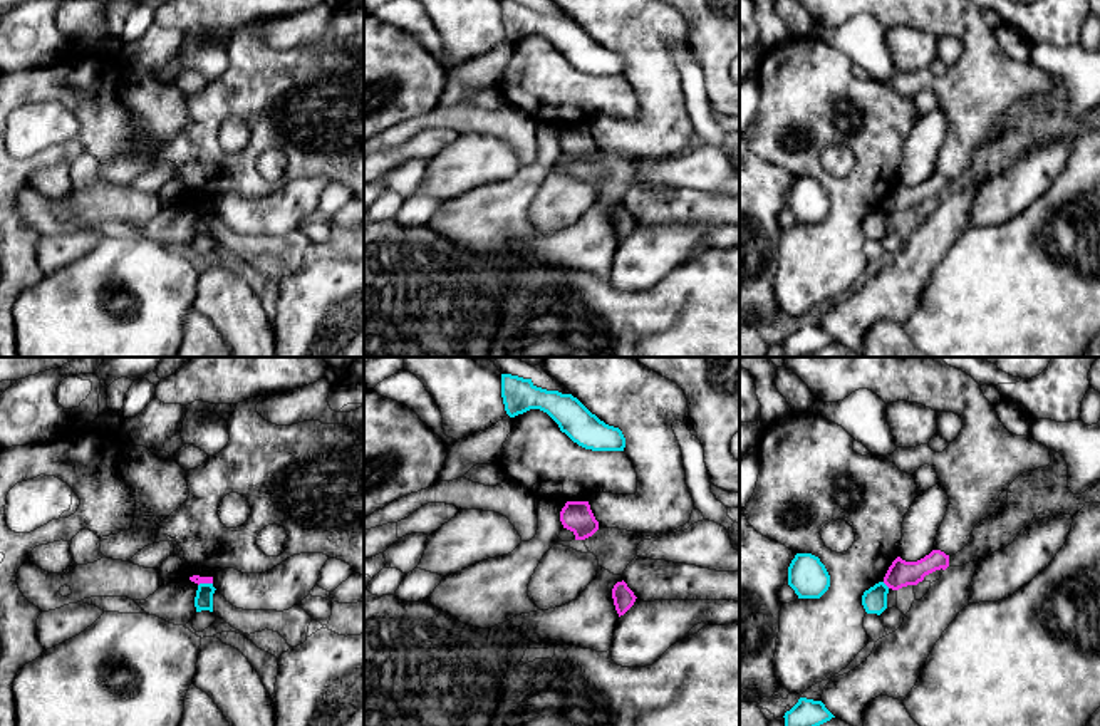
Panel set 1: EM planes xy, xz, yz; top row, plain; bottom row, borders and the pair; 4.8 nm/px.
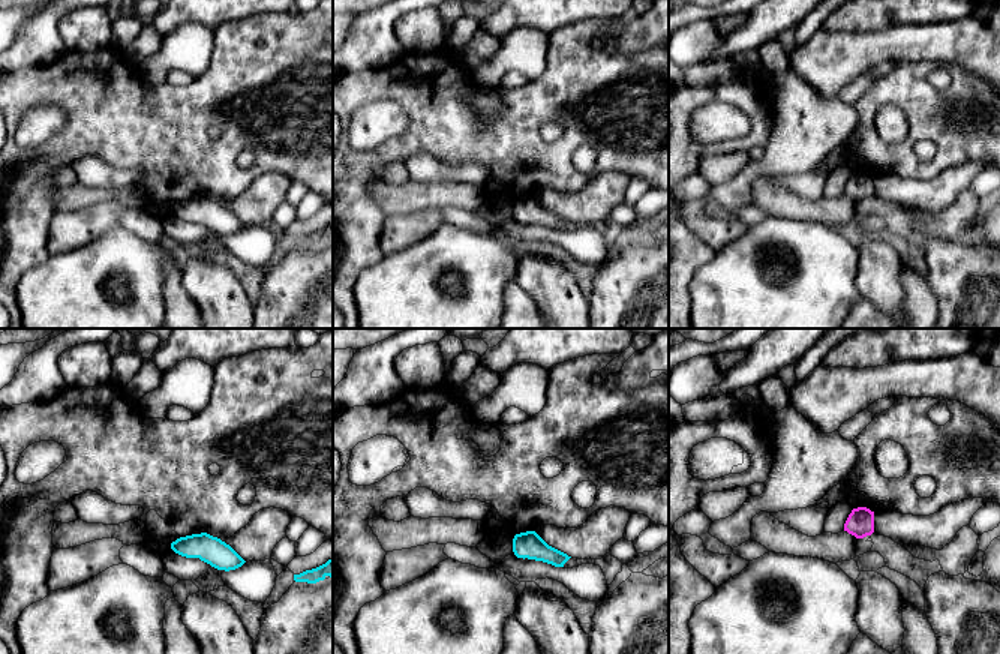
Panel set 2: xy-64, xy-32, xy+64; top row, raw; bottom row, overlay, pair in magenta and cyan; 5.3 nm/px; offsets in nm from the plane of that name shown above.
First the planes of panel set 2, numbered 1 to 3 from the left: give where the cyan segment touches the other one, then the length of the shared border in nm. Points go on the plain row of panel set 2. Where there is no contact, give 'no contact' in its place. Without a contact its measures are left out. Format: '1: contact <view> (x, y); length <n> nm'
1: no contact
2: no contact
3: no contact

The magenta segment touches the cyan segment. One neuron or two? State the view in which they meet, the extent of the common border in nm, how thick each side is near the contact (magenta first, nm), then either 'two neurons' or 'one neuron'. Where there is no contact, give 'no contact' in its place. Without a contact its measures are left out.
contact in yz; length 50 nm; calibres 130 and 120 nm; two neurons

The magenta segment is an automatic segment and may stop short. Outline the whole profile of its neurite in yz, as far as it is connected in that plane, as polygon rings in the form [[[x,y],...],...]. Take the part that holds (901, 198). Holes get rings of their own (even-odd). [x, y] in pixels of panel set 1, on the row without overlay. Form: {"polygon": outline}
{"polygon": [[[932,174],[929,179],[917,186],[905,186],[897,181],[889,191],[884,201],[884,208],[892,215],[899,215],[907,210],[917,210],[924,205],[926,200],[941,193],[946,194],[947,191],[949,179],[941,174]]]}

